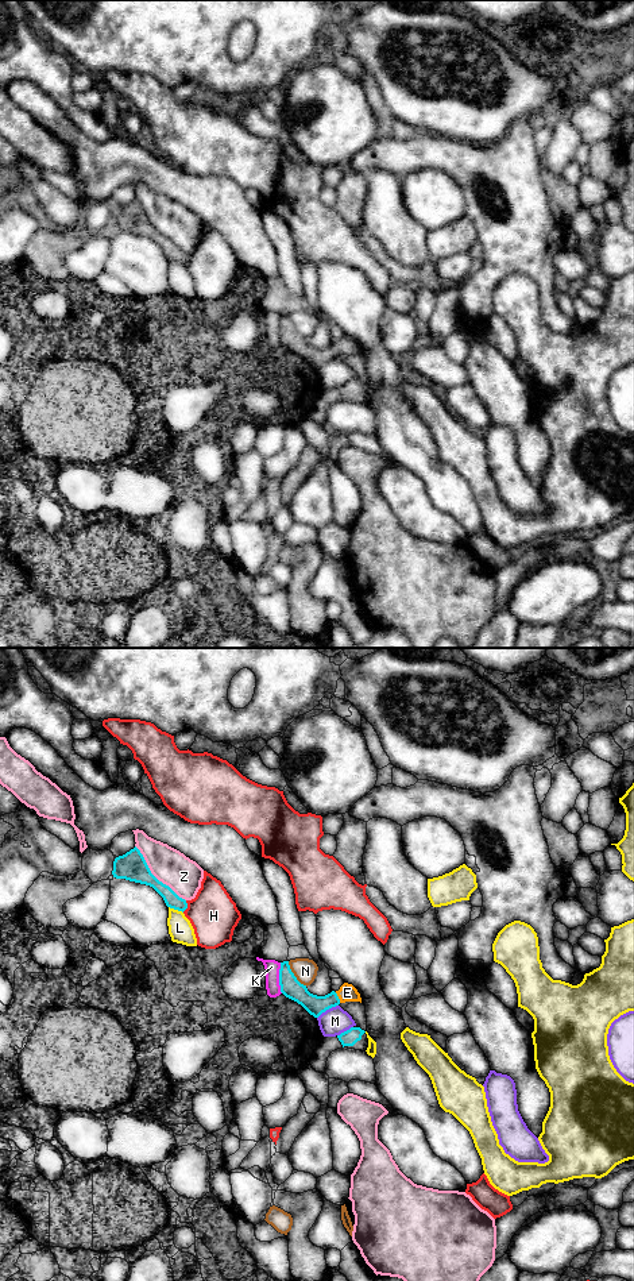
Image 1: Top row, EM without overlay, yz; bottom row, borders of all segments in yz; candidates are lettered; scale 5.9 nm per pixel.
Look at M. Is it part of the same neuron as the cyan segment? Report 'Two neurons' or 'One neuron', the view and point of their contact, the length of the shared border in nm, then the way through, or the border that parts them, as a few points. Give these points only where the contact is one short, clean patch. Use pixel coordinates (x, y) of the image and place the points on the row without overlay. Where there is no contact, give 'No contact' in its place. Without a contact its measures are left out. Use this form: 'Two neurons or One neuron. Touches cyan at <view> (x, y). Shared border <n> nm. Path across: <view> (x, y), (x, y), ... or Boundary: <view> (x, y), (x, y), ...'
Two neurons. Touches cyan at yz (327, 361). Shared border 150 nm

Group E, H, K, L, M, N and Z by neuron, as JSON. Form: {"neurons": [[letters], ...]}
{"neurons": [["E"], ["H"], ["K"], ["L"], ["M"], ["N"], ["Z"]]}

